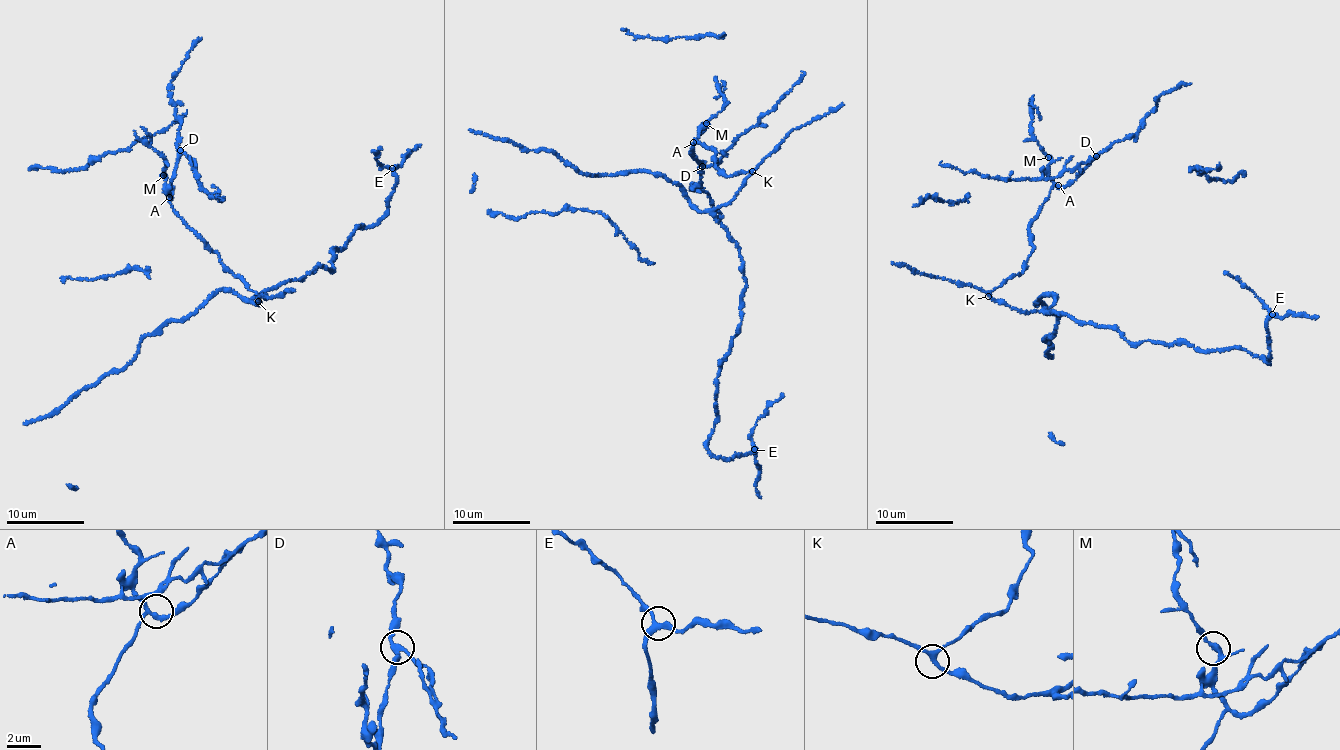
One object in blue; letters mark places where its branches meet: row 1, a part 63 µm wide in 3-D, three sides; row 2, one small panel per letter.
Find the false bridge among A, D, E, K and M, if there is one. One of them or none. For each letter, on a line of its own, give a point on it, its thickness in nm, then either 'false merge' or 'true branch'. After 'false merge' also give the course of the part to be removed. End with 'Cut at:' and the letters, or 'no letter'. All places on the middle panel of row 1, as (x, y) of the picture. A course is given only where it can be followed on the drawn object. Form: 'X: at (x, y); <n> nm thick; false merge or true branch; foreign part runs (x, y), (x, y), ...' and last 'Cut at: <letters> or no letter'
A: at (693, 142); 220 nm thick; true branch
D: at (702, 166); 240 nm thick; false merge; foreign part runs (702, 166), (718, 163), (724, 151), (803, 74), (801, 71)
E: at (754, 449); 240 nm thick; true branch
K: at (752, 171); 220 nm thick; true branch
M: at (706, 123); 240 nm thick; true branch
Cut at: D

